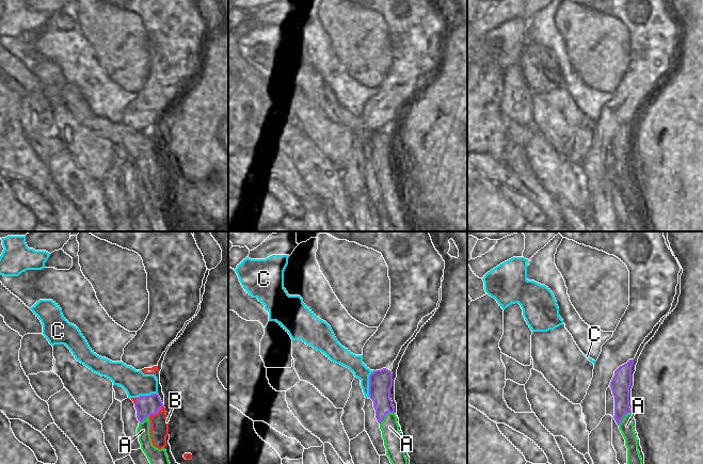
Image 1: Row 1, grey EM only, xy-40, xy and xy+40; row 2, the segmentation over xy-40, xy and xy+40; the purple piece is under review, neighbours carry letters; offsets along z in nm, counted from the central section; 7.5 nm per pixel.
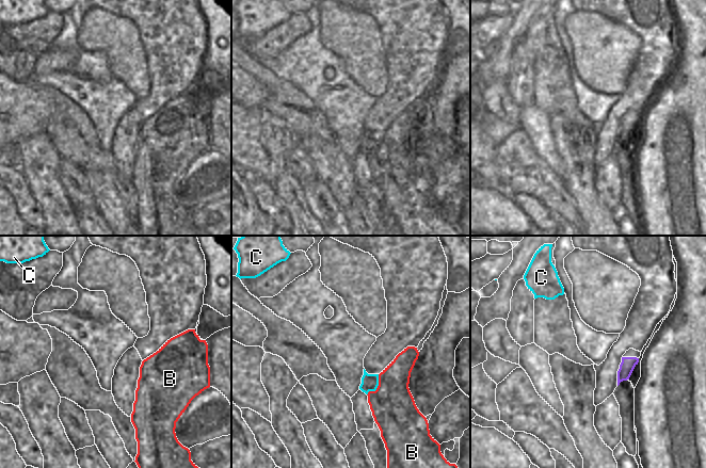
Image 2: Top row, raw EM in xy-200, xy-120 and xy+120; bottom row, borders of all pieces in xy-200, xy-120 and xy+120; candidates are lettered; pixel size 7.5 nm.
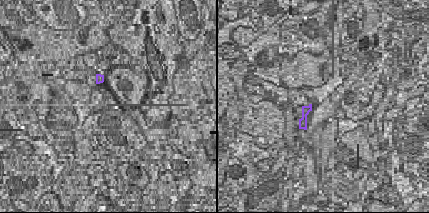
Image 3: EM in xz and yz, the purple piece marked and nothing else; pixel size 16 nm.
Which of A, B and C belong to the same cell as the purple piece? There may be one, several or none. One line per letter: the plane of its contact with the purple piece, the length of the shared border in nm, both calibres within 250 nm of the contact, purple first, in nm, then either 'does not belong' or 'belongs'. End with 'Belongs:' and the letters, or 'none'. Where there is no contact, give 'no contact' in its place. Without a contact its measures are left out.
A: xy | 140 nm | 180/140 nm | belongs
B: xy-40 | 140 nm | 150/140 nm | does not belong
C: xy | 220 nm | 180/120 nm | does not belong
Belongs: A

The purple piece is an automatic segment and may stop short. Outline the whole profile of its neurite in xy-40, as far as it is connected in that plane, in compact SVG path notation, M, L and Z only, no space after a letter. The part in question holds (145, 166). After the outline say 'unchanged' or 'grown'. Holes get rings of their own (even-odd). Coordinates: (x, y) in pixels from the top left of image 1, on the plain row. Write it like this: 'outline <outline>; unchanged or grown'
outline M158 155L150 157L140 157L137 159L134 169L137 171L137 179L140 182L137 190L141 210L147 218L153 231L173 231L169 222L165 209L156 209L150 199L149 191L151 185L149 177L160 173L163 164Z; grown

